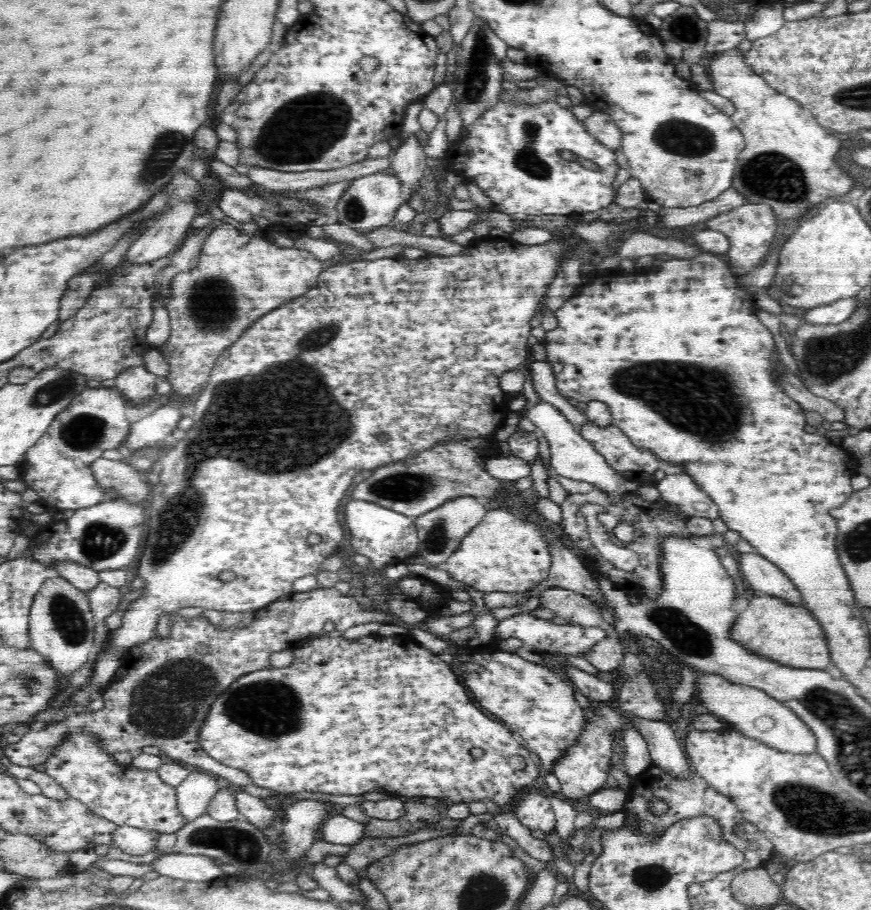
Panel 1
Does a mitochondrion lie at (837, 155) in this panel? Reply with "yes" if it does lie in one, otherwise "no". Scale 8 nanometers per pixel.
no

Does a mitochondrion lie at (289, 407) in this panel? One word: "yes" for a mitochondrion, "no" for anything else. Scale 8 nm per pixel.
yes

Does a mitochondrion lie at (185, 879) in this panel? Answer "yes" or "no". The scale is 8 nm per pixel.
no

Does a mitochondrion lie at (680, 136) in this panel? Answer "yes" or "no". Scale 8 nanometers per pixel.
yes

